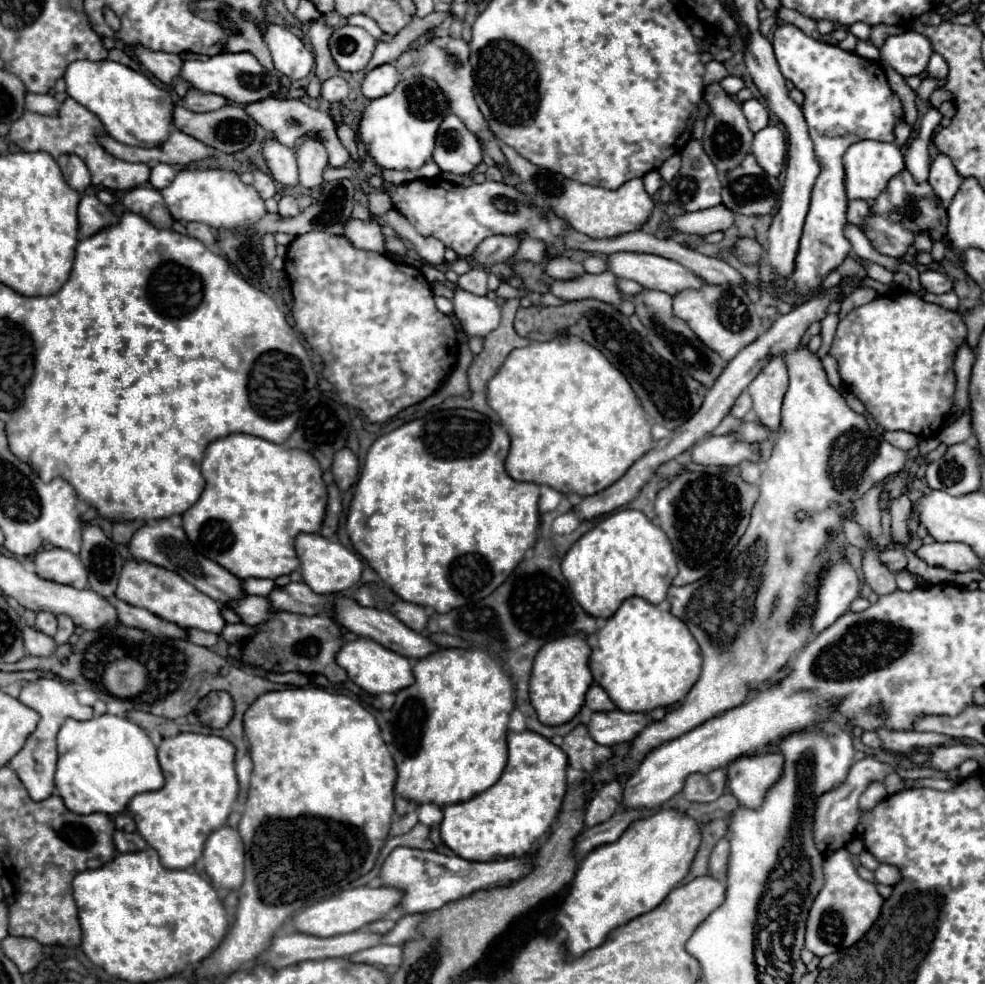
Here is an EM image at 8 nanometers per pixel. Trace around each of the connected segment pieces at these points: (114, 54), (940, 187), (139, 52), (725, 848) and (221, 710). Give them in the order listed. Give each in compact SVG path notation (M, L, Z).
M112 48L110 54L108 54L108 58L114 60L114 62L120 62L120 64L126 64L126 66L130 66L130 68L134 68L134 70L140 70L140 64L138 64L136 60L132 60L132 58L130 58L124 50L120 50L120 48Z
M944 154L936 156L936 160L930 166L928 184L932 186L938 204L942 208L948 208L954 194L958 192L958 188L962 184L962 180L960 180L958 172L952 168L952 162L948 160L948 156L944 156Z
M134 44L130 46L132 52L136 54L136 58L140 60L140 64L150 72L154 74L160 82L164 84L170 84L178 72L180 72L180 56L178 54L168 54L168 52L154 52L154 50L148 50L144 48L142 44Z
M722 838L710 856L710 872L708 872L720 882L724 882L728 874L728 856L730 856L730 842L728 838Z
M210 692L208 698L204 698L198 704L196 710L198 710L198 716L200 716L202 724L206 724L210 728L224 728L234 714L234 704L232 704L230 694Z

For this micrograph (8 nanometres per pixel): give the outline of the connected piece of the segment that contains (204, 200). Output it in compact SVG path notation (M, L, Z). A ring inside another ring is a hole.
M184 168L168 188L160 190L160 194L164 196L174 220L202 222L210 228L232 228L232 232L236 232L236 228L248 228L248 224L254 224L266 214L264 200L258 196L258 192L252 186L242 184L236 172L226 170Z

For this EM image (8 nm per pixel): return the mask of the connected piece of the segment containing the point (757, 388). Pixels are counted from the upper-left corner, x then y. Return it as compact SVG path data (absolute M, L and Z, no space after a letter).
M786 354L772 356L748 386L748 392L754 400L754 414L772 432L780 426L780 408L786 390L788 390Z

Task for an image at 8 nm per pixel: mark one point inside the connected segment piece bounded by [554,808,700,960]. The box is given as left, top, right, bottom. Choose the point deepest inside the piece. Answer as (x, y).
(615, 883)

